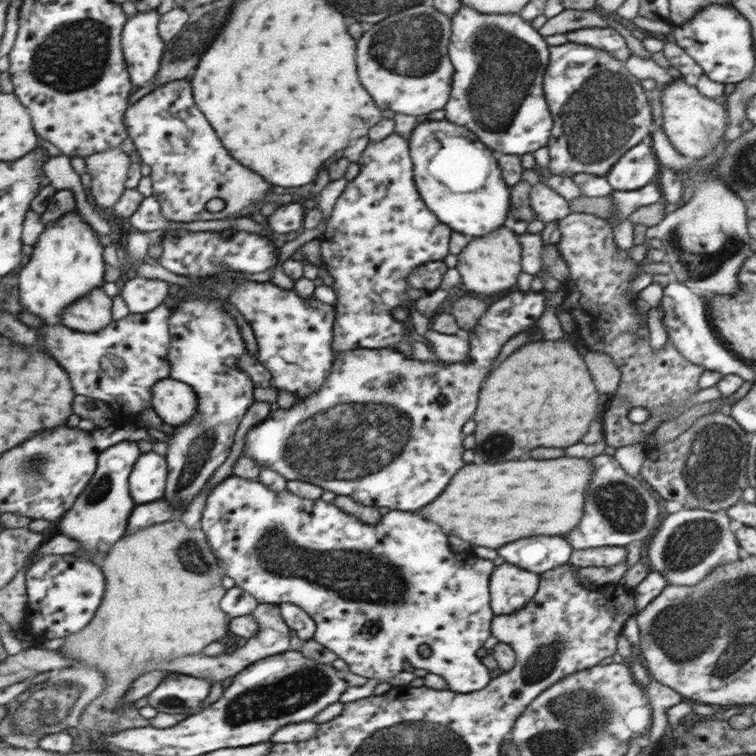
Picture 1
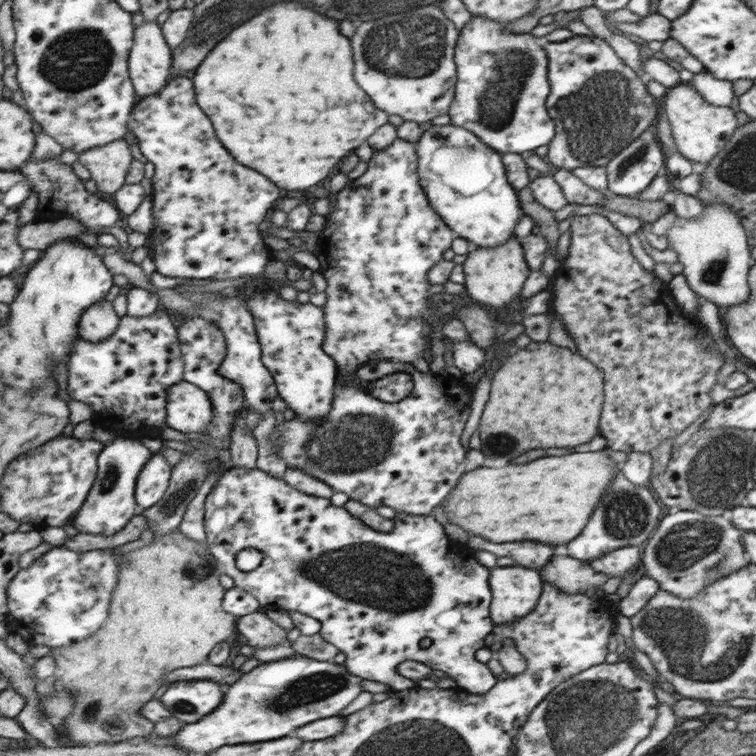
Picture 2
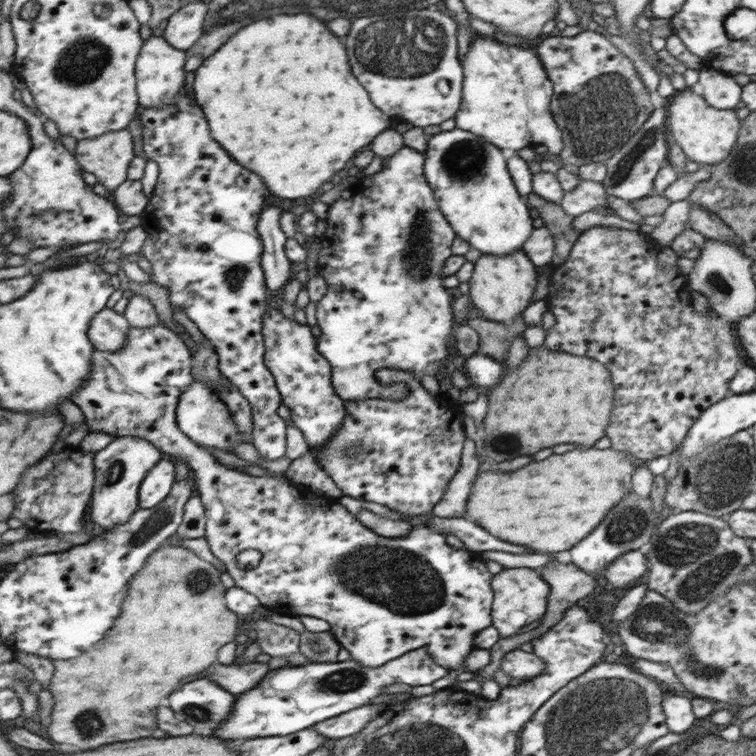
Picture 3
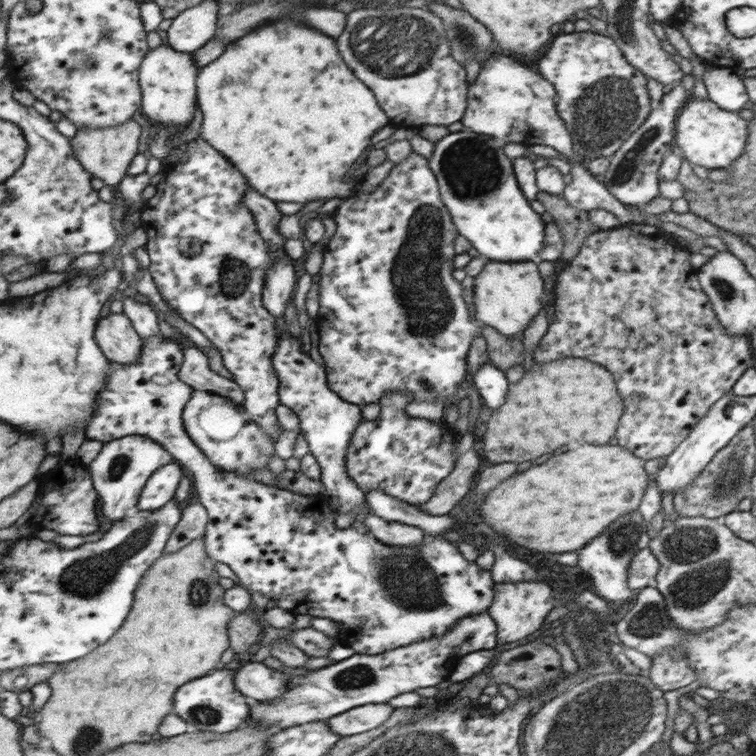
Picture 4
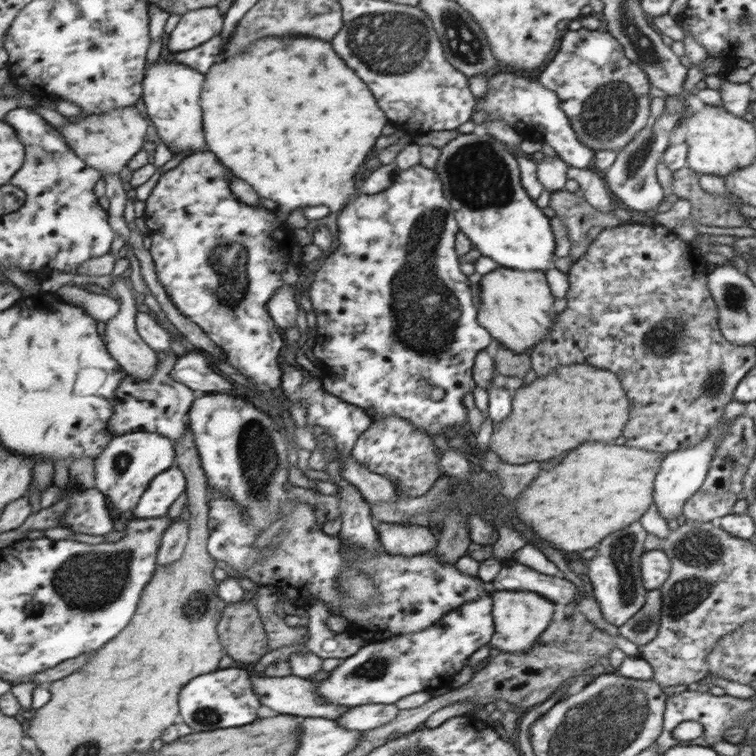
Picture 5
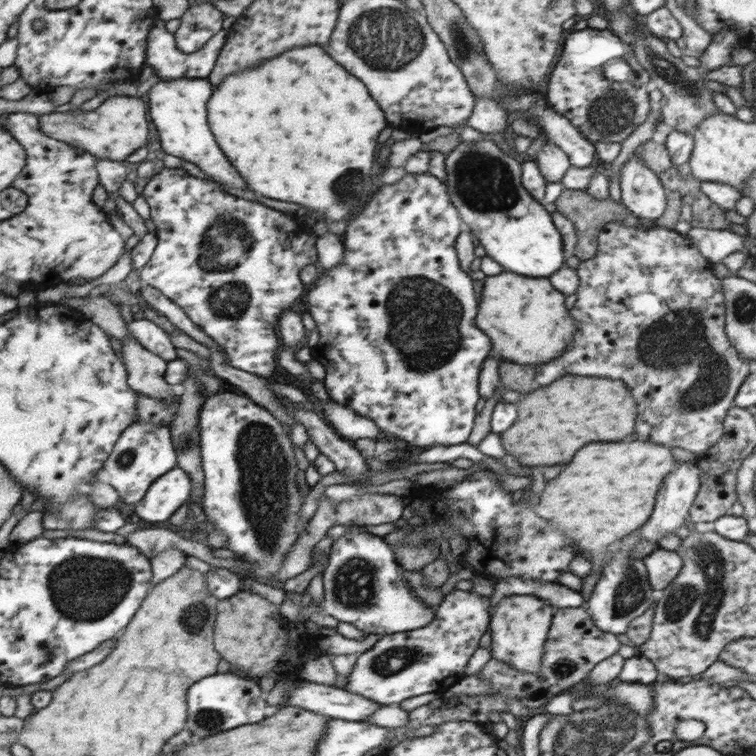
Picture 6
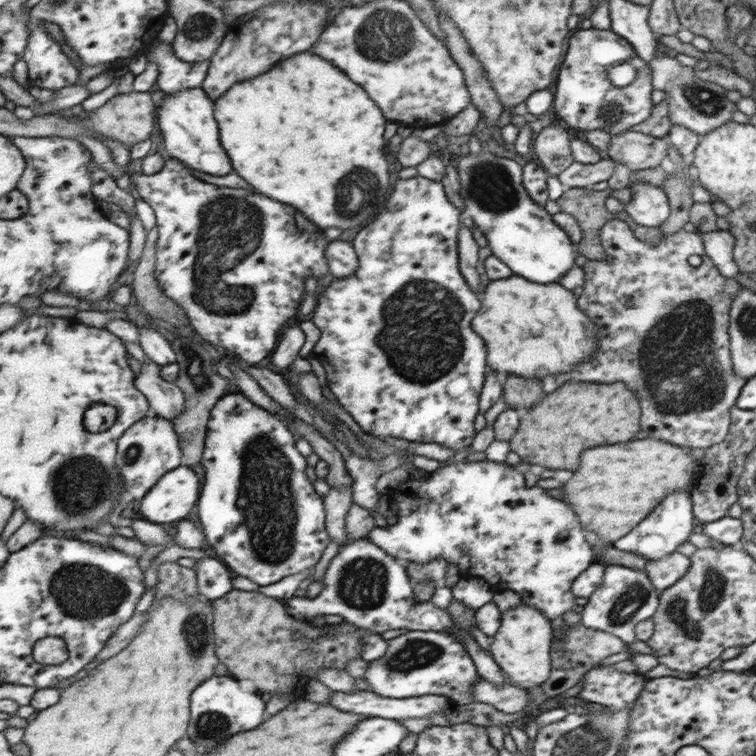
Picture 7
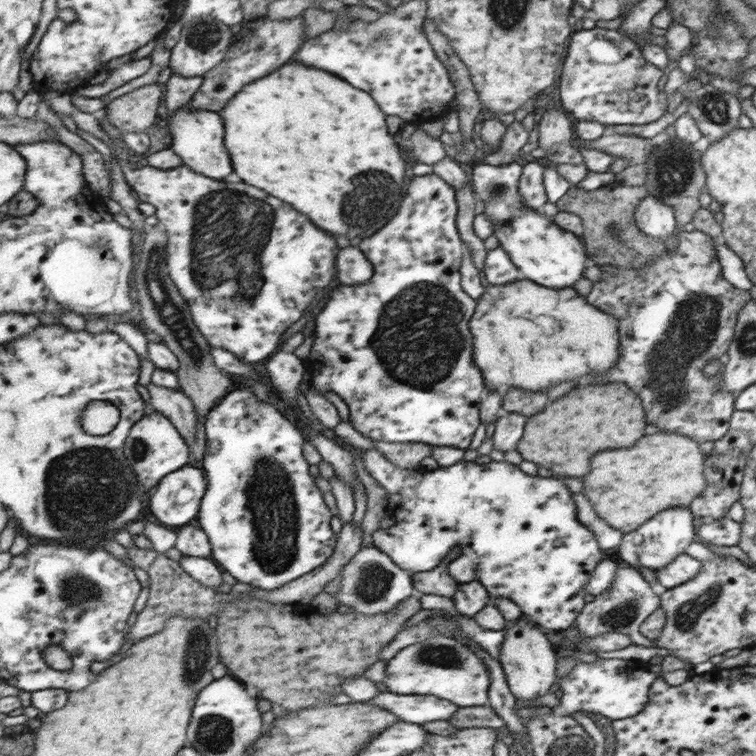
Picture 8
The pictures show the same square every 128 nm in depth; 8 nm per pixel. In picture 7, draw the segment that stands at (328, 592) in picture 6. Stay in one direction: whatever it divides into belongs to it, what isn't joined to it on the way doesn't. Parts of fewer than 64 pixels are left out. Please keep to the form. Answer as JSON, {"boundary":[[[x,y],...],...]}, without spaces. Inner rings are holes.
{"boundary":[[[359,537],[355,542],[339,547],[323,573],[321,580],[323,587],[316,597],[308,599],[305,596],[292,596],[285,600],[285,606],[288,607],[289,614],[296,618],[306,618],[310,621],[315,615],[337,615],[345,623],[351,623],[361,629],[369,629],[377,634],[396,628],[455,634],[457,642],[461,642],[468,654],[472,656],[472,662],[476,665],[480,678],[493,682],[495,686],[507,685],[503,677],[504,672],[497,666],[493,657],[481,649],[467,631],[459,629],[448,612],[434,606],[430,601],[415,600],[408,577],[404,564],[395,560],[393,554],[385,554],[371,540]]]}

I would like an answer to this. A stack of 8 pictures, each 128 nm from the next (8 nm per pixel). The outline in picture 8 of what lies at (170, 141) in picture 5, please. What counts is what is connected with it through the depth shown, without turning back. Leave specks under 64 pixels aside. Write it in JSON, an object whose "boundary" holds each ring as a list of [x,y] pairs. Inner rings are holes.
{"boundary":[[[186,103],[183,108],[173,112],[167,119],[169,137],[172,139],[171,147],[183,158],[184,167],[218,181],[233,172],[229,154],[223,144],[224,128],[218,113],[209,112],[209,110],[193,110],[193,108],[189,110],[189,104]]]}

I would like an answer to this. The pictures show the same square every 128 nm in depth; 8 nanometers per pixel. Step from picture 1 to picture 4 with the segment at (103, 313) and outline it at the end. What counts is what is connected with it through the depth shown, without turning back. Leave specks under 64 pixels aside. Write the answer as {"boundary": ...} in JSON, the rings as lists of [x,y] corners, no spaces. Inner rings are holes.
{"boundary":[[[124,312],[101,318],[96,328],[96,339],[113,363],[137,365],[144,356],[144,339]]]}

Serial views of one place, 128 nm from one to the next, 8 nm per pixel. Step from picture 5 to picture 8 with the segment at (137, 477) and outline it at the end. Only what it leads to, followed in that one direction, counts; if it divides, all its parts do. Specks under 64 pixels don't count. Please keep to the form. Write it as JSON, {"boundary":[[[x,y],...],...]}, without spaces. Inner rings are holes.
{"boundary":[[[153,411],[143,417],[129,432],[125,442],[125,455],[131,461],[132,468],[138,473],[143,487],[155,488],[169,474],[182,470],[189,460],[189,452],[185,446],[185,438],[173,424],[172,419],[161,412]]]}

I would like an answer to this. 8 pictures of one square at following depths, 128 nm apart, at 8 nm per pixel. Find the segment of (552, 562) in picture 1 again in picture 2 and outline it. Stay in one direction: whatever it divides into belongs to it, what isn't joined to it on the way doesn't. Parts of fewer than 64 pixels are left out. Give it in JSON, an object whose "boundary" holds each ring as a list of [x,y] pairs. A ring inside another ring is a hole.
{"boundary":[[[467,536],[467,546],[471,546],[473,550],[491,552],[496,557],[511,556],[517,566],[536,570],[549,561],[551,554],[555,554],[555,550],[551,546],[547,546],[547,544],[535,544],[535,542],[503,542],[503,544],[495,544],[495,542],[487,542],[481,536]]]}

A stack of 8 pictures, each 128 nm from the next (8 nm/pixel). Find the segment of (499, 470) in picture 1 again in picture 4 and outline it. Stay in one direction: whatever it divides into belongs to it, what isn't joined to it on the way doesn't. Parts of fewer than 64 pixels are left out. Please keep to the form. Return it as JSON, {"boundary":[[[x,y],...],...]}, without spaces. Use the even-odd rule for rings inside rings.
{"boundary":[[[583,444],[575,450],[553,456],[539,466],[531,466],[529,470],[513,478],[503,480],[485,498],[481,498],[481,504],[477,504],[479,510],[476,514],[479,514],[485,520],[485,524],[489,524],[495,532],[505,534],[511,542],[519,546],[537,552],[555,552],[555,554],[577,551],[589,540],[593,540],[597,534],[601,534],[613,520],[637,510],[644,496],[644,490],[653,478],[643,469],[645,461],[618,444],[611,446]]]}

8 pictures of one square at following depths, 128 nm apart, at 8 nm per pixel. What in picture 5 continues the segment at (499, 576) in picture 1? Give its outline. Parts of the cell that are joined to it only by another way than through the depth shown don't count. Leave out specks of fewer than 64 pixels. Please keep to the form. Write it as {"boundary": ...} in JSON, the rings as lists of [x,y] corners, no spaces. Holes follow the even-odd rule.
{"boundary":[[[493,591],[490,595],[492,598],[492,623],[494,631],[492,640],[488,646],[501,650],[501,653],[525,654],[533,645],[533,642],[540,638],[540,635],[548,628],[547,624],[551,622],[551,601],[535,594],[535,592],[513,591]]]}

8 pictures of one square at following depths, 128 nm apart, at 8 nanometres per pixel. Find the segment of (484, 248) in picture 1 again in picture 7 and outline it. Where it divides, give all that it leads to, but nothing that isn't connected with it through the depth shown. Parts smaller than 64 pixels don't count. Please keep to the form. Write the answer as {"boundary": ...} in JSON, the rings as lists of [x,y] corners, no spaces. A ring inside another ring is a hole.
{"boundary":[[[512,274],[509,278],[484,281],[480,292],[483,294],[481,314],[473,318],[473,330],[485,338],[485,350],[489,350],[487,366],[497,374],[513,374],[519,378],[545,378],[551,374],[563,374],[591,360],[595,348],[601,342],[597,325],[577,306],[573,293],[559,286],[559,283],[537,284]]]}

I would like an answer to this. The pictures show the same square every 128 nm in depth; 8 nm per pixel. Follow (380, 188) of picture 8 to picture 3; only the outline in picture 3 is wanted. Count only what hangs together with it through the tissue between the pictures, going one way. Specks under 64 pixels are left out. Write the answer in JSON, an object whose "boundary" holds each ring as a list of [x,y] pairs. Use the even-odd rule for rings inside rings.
{"boundary":[[[309,14],[273,16],[273,18],[253,22],[253,24],[245,26],[245,30],[239,30],[233,38],[229,38],[229,42],[225,42],[217,52],[205,57],[201,66],[193,72],[194,100],[204,113],[204,118],[211,131],[211,138],[216,140],[220,146],[225,146],[225,150],[229,150],[229,154],[233,154],[232,159],[235,162],[241,162],[241,166],[245,166],[247,170],[253,170],[253,174],[257,174],[261,178],[261,182],[265,182],[265,186],[269,186],[269,194],[273,194],[277,198],[287,198],[287,200],[281,200],[283,205],[294,203],[297,198],[313,198],[313,194],[321,194],[321,190],[325,190],[325,186],[329,186],[329,182],[333,182],[333,178],[337,178],[337,174],[341,174],[341,170],[349,170],[349,162],[353,162],[353,158],[357,154],[361,154],[361,150],[369,150],[369,144],[373,142],[374,138],[384,133],[384,130],[389,130],[390,126],[395,125],[395,118],[377,110],[371,104],[367,92],[361,88],[361,84],[351,76],[347,58],[345,58],[345,50],[343,50],[343,44],[339,42],[339,38],[331,36],[329,30]]]}

